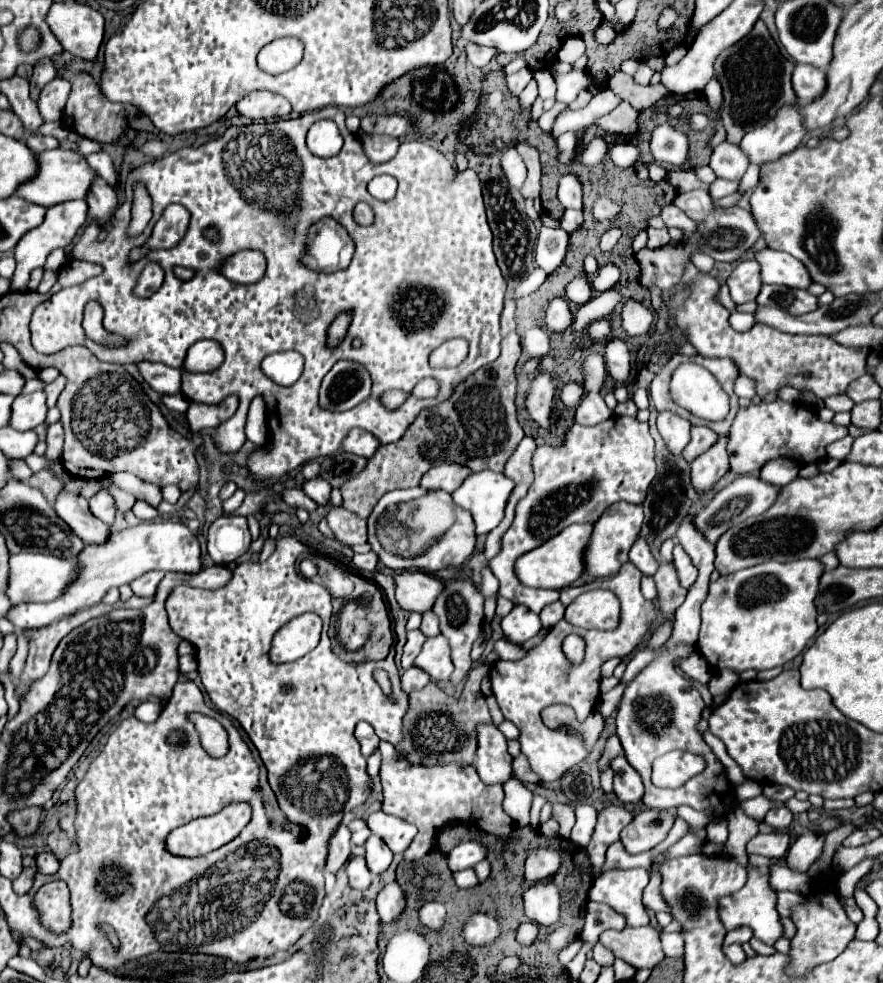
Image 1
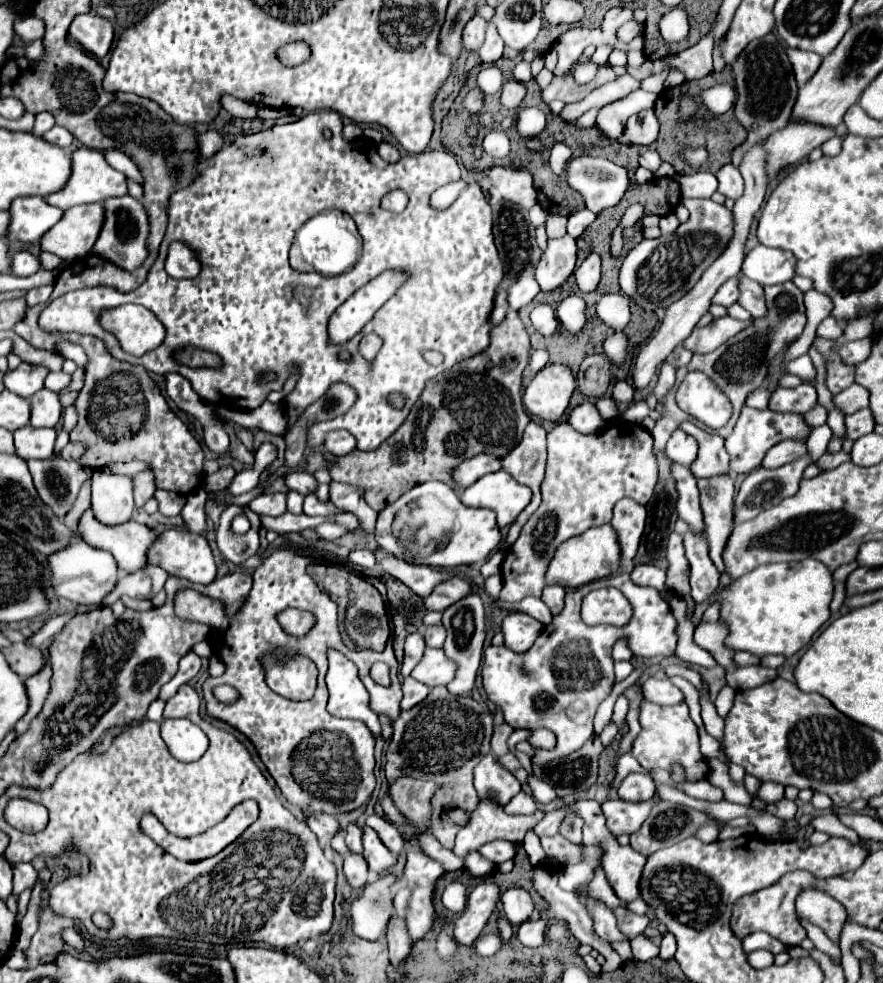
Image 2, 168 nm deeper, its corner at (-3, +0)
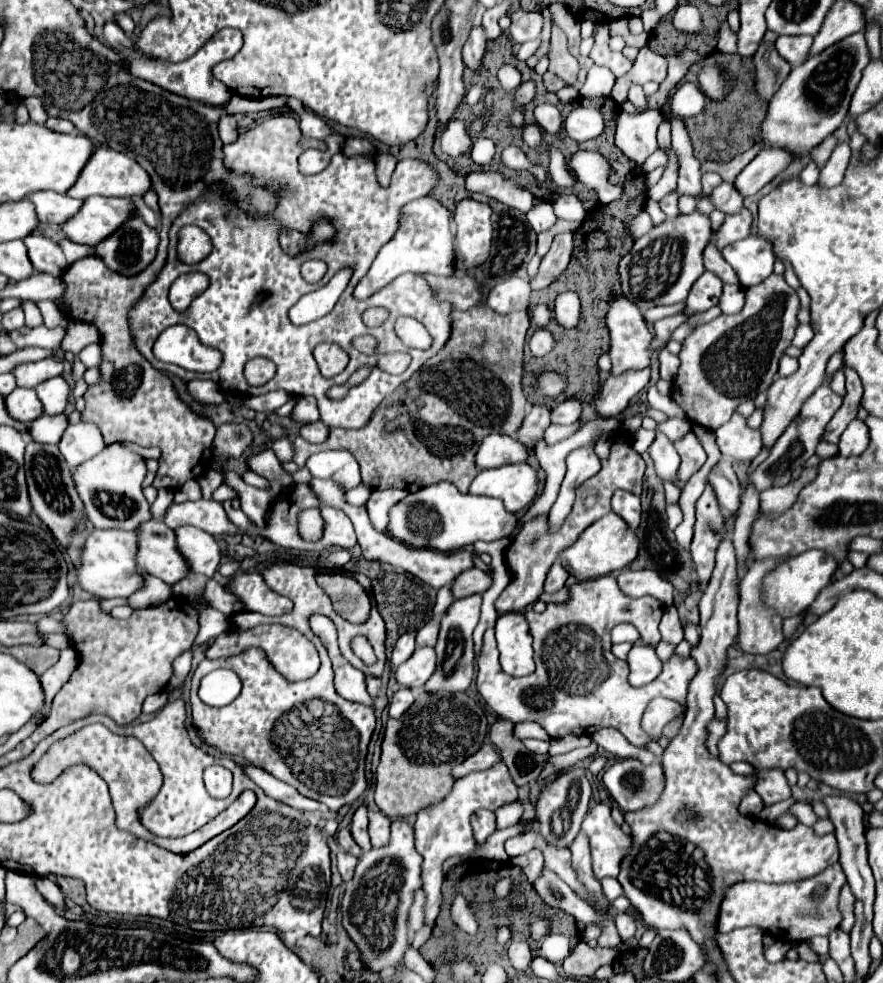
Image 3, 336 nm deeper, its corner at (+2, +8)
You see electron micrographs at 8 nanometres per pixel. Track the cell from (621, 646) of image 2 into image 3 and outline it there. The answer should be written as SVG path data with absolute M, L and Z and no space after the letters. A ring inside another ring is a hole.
M619 624L619 626L615 626L615 630L611 630L611 642L613 644L619 644L619 642L635 644L637 640L639 640L639 632L631 624Z

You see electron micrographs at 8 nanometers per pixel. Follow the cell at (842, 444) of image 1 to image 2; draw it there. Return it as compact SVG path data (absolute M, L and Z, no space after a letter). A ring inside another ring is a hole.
M826 452L824 456L818 458L816 466L818 466L822 472L826 472L826 470L830 470L830 468L840 466L842 462L848 462L848 454L846 454L846 452L836 452L836 454L828 454L828 452Z

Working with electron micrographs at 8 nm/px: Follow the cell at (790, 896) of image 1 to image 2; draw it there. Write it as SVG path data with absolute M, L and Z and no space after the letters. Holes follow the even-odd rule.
M802 922L802 926L808 930L808 938L814 942L814 946L816 946L820 952L828 954L834 964L840 964L840 948L834 946L834 942L830 942L828 936L826 936L818 926L814 926L814 924L810 924L810 922Z

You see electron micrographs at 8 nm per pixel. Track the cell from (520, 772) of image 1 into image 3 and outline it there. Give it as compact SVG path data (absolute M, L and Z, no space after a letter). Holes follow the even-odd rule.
M485 744L477 754L469 756L463 764L455 766L455 770L451 772L455 778L461 778L461 776L467 776L471 772L479 772L479 770L485 770L485 768L491 768L495 766L497 762L501 762L497 750L491 746L491 744Z

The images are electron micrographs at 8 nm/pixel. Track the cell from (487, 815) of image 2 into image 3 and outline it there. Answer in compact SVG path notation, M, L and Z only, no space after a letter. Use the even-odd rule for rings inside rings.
M477 810L471 816L471 828L473 828L475 840L479 844L485 842L497 830L497 826L495 826L495 814L491 810Z

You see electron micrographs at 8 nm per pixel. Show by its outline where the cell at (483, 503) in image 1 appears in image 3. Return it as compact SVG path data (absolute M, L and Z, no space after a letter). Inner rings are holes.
M525 462L481 470L469 486L469 494L493 496L505 502L505 510L517 514L525 510L539 492L539 478Z

